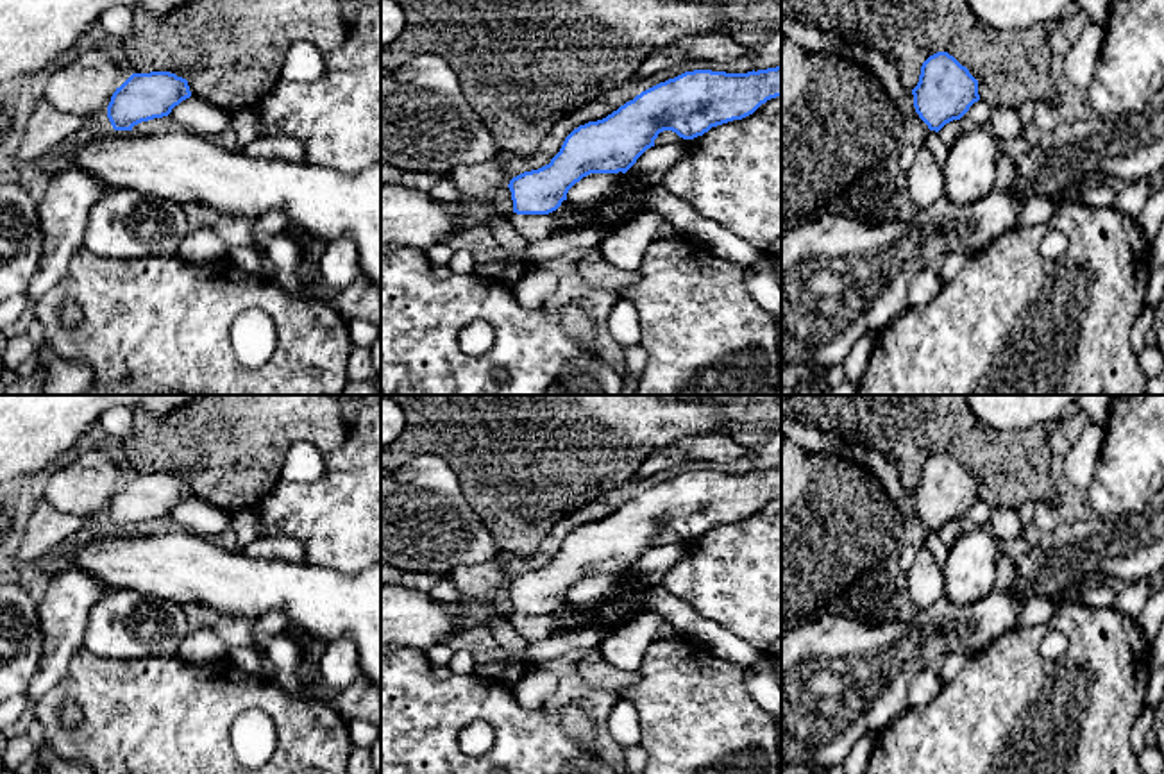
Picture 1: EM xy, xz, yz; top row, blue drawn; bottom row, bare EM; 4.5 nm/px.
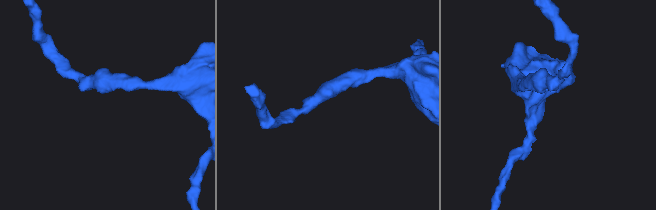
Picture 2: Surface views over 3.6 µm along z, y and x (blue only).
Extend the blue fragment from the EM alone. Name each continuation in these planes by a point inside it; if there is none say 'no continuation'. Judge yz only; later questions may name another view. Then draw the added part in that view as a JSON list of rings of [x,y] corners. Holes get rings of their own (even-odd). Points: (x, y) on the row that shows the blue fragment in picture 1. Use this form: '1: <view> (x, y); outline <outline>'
no continuation

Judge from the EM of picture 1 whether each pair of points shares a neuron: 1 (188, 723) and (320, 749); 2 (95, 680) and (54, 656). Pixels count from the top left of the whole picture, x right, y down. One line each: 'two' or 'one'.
1: one
2: two

